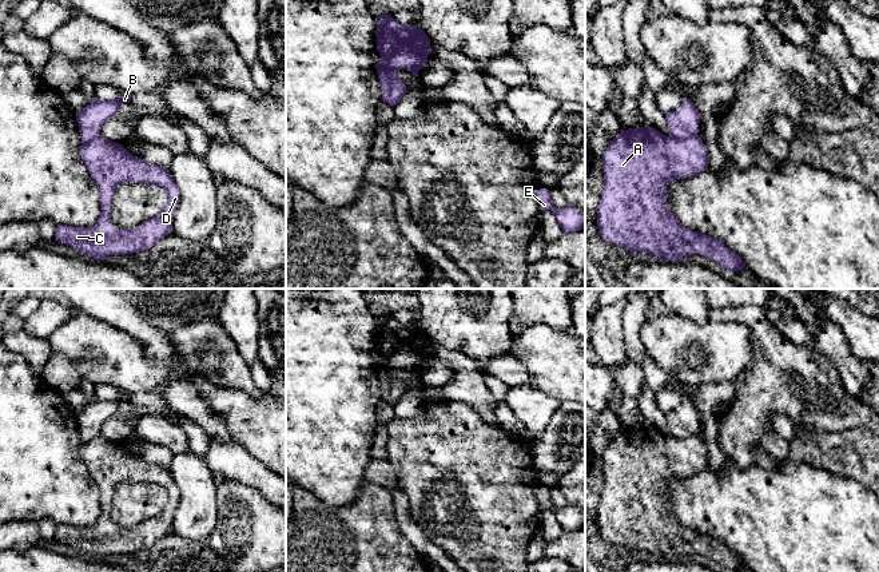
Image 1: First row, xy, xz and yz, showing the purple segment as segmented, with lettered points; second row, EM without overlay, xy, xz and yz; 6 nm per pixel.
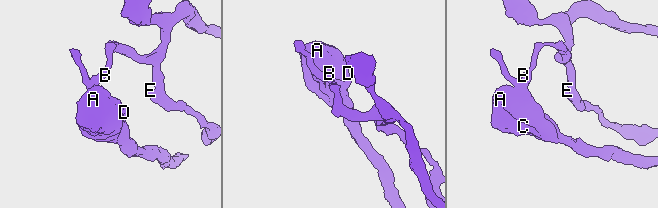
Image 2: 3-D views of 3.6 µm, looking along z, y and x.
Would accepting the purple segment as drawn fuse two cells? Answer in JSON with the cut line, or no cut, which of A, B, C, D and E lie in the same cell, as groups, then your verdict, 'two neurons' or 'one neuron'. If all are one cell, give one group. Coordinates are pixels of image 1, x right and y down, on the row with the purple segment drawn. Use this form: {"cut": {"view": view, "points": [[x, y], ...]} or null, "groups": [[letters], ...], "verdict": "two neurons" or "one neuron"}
{"cut": {"view": "xz", "points": [[377, 70], [381, 70], [388, 76], [390, 82], [388, 91]]}, "groups": [["A", "C", "D"], ["B", "E"]], "verdict": "two neurons"}

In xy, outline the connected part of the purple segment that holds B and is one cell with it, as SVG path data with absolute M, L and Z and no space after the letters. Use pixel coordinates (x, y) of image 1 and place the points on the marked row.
M123 94L114 100L92 99L87 107L76 114L76 122L83 142L90 142L100 135L103 124L116 115L122 103L130 103L131 95Z

